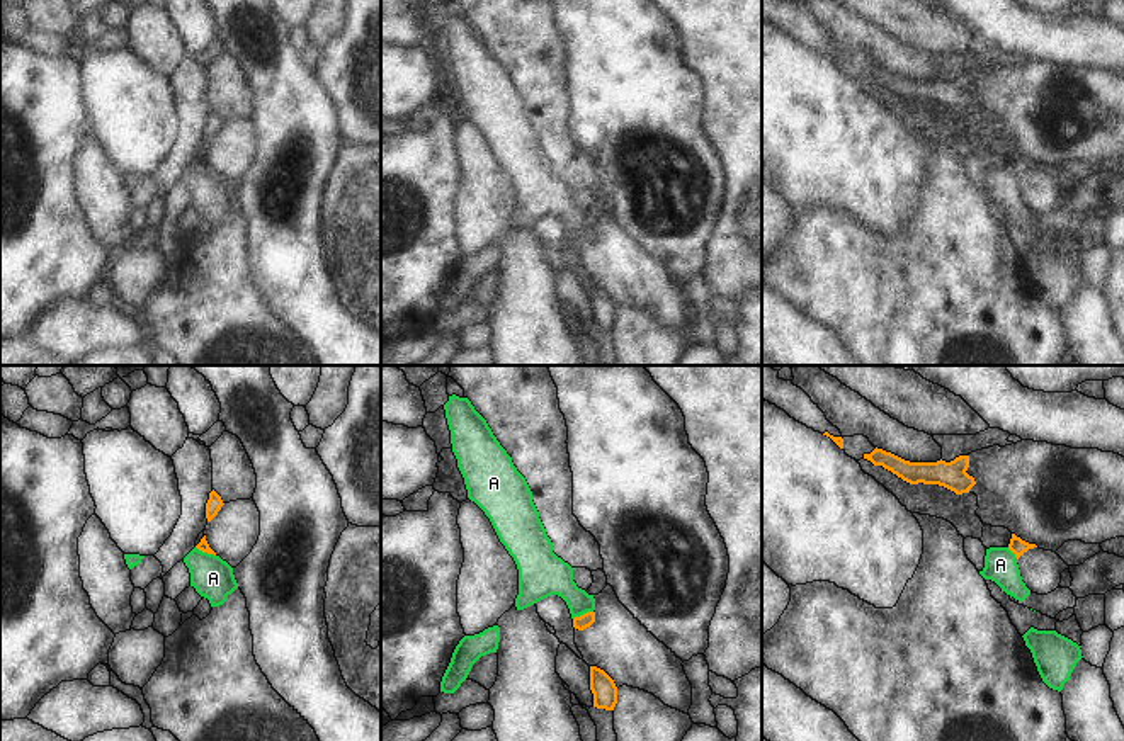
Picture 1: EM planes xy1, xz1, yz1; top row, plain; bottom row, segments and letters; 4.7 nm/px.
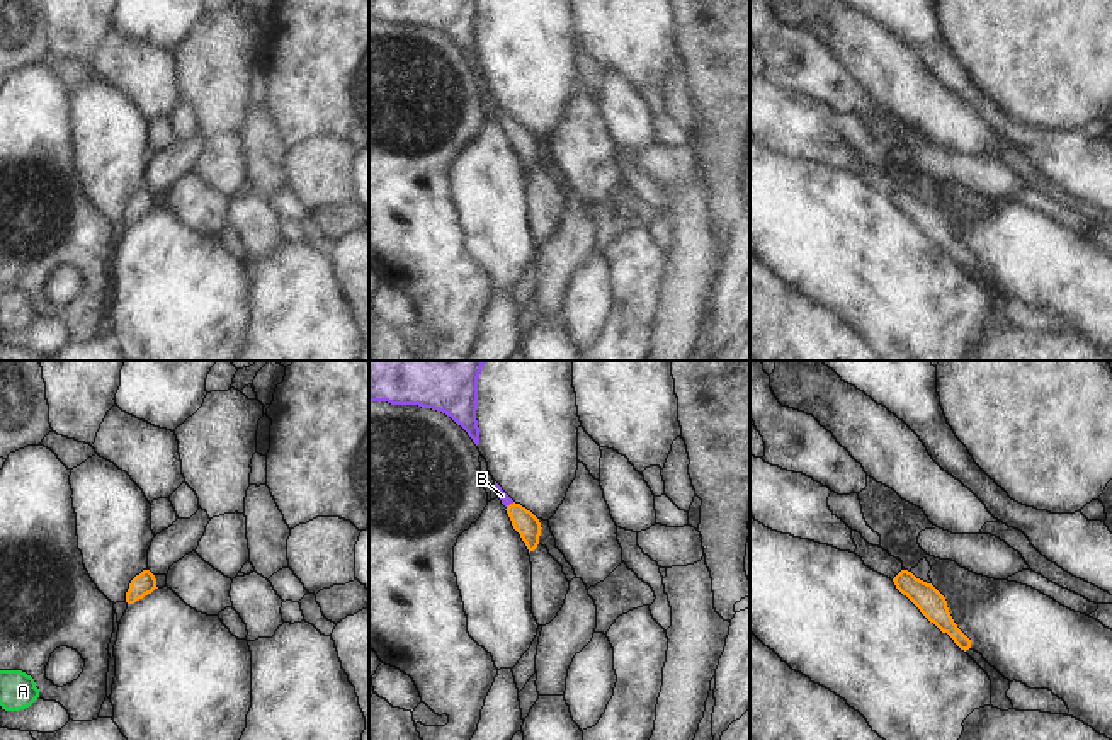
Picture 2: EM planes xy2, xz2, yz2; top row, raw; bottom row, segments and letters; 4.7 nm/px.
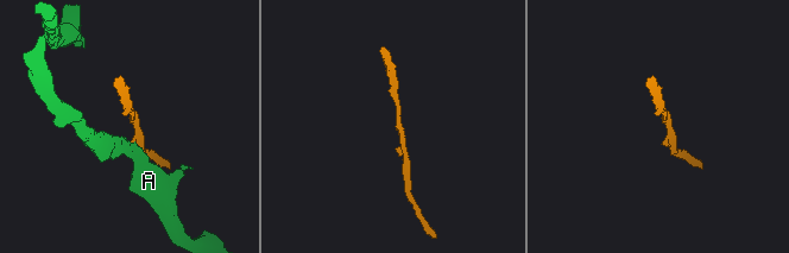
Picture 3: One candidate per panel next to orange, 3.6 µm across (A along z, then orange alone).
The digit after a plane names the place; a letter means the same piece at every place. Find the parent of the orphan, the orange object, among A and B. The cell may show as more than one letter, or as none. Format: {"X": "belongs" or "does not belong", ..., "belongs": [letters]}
{"A": "does not belong", "B": "belongs", "belongs": ["B"]}

